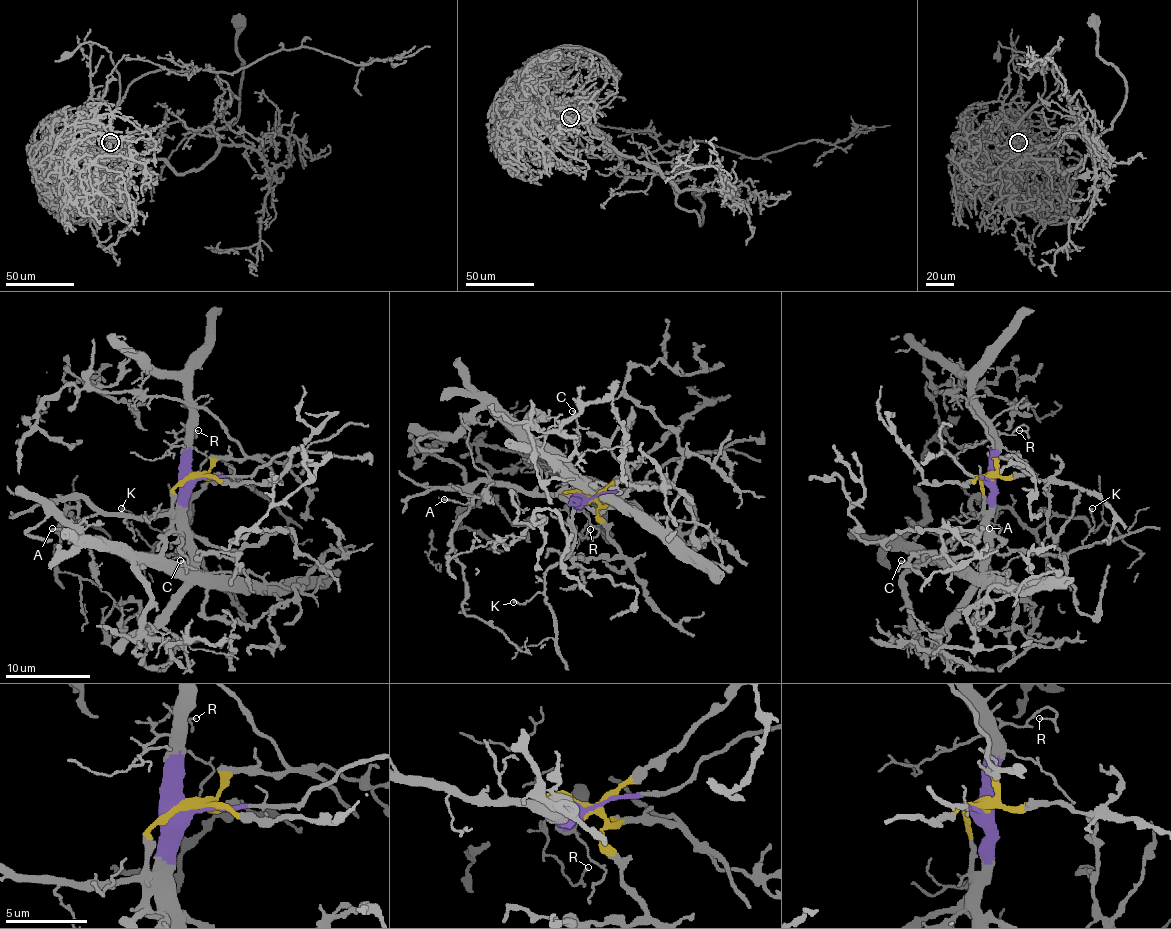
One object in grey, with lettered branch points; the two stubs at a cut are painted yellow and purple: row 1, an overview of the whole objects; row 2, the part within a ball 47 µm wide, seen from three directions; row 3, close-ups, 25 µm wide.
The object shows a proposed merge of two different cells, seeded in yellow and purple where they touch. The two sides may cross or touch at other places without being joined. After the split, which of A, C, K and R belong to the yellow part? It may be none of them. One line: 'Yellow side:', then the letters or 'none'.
Yellow side: none

